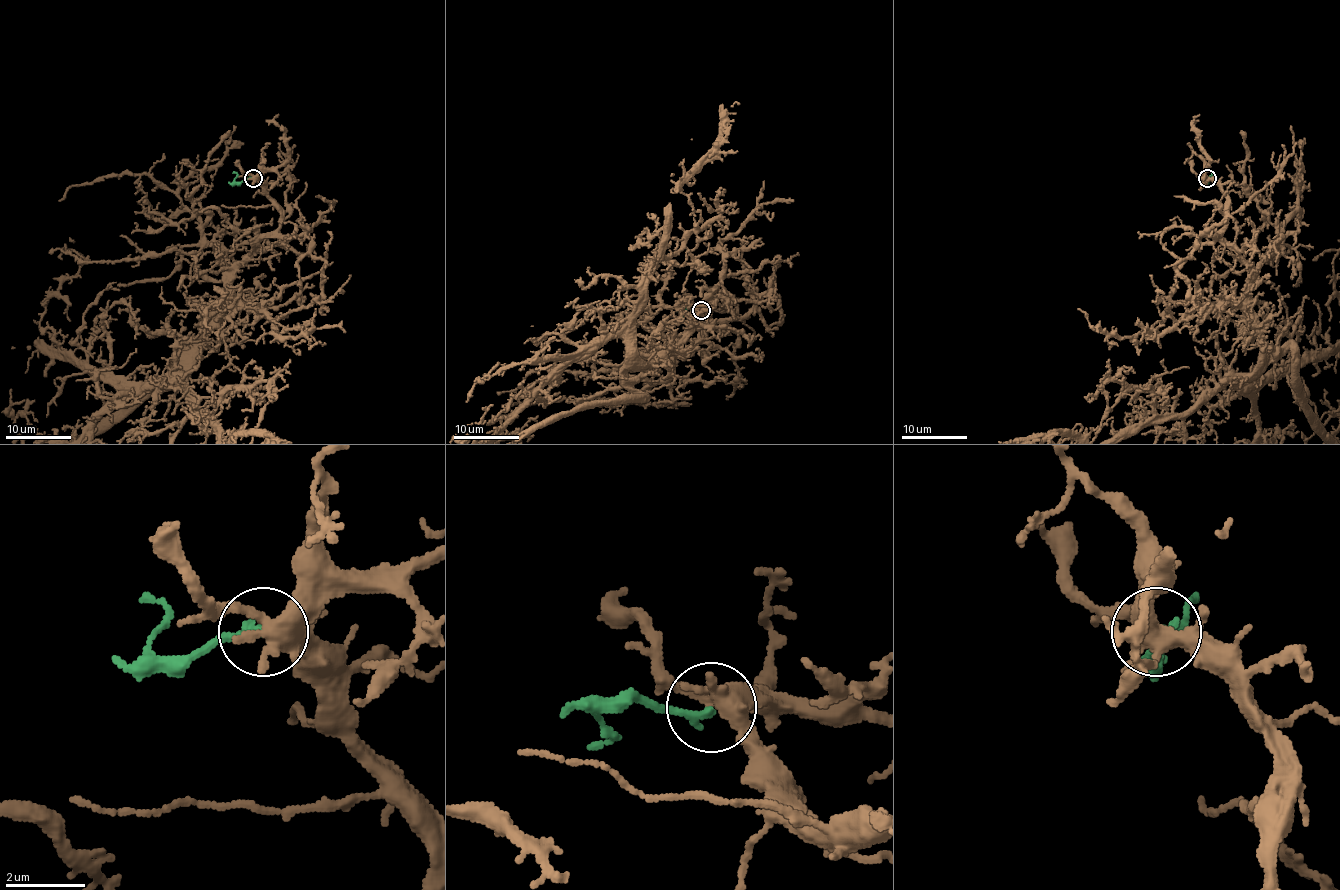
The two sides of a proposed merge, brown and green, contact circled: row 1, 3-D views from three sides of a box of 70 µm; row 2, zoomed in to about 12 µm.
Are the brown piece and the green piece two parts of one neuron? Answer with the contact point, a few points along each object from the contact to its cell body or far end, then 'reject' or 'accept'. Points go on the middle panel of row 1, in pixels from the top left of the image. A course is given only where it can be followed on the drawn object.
(701, 310) | accept

